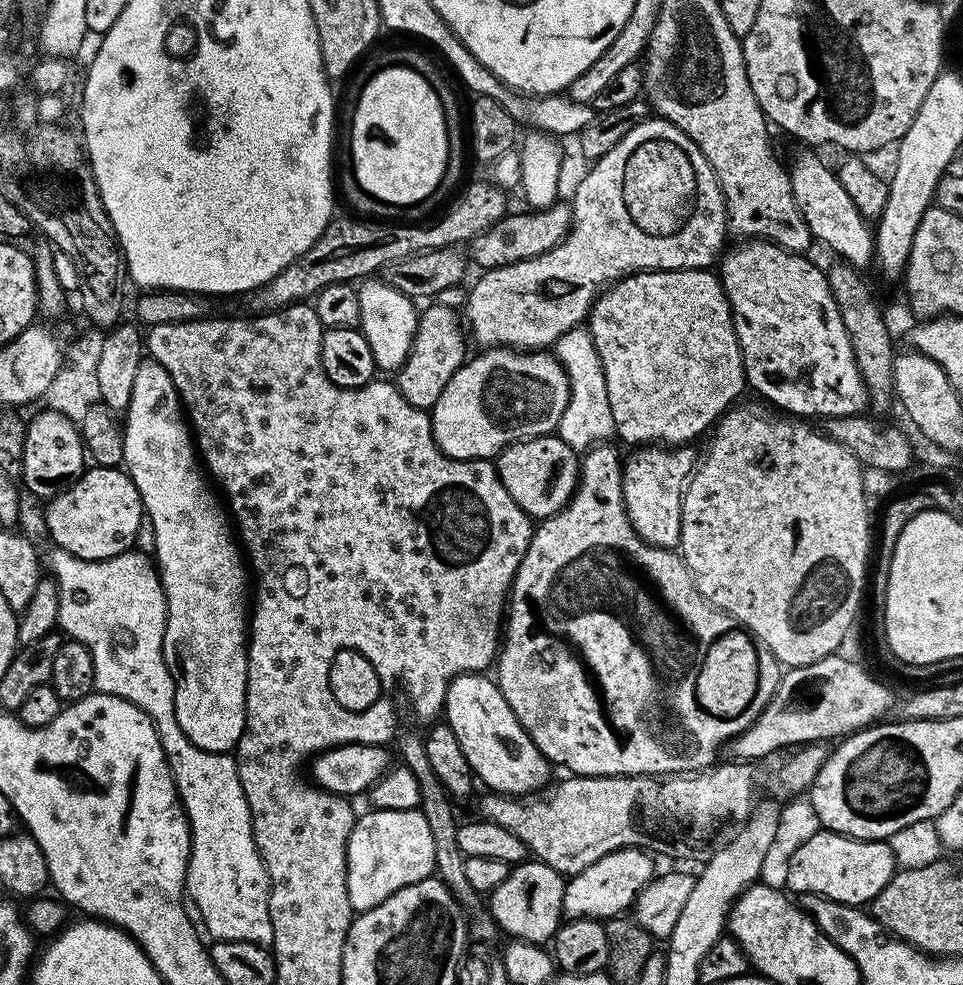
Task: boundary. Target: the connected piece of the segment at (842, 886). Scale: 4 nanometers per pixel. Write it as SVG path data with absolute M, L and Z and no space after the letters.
M821 830L803 842L789 859L786 888L792 894L825 896L839 904L868 906L896 871L898 865L888 842L855 840L852 836Z

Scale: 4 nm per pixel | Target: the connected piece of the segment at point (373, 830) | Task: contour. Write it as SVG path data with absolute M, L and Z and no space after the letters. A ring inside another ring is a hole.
M377 808L361 815L348 838L348 897L353 913L368 912L398 890L429 879L436 870L434 834L416 808Z

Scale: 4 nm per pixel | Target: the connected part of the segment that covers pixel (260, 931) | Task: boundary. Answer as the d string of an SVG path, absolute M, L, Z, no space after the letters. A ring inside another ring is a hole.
M129 550L109 560L83 560L69 552L53 551L50 572L58 586L59 627L65 628L71 639L82 642L90 650L94 658L96 691L134 702L152 719L158 730L166 762L184 804L188 825L192 828L192 857L188 860L186 896L196 903L204 919L203 931L208 931L213 941L237 940L271 945L274 926L268 909L268 871L254 842L250 806L238 778L235 755L207 752L194 746L194 742L186 738L182 726L178 726L176 681L172 669L164 661L164 627L168 617L164 584L157 565L136 551Z

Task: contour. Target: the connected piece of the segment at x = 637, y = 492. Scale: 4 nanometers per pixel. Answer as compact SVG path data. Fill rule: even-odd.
M640 446L623 461L622 494L634 530L647 544L679 549L685 487L698 463L692 446Z

